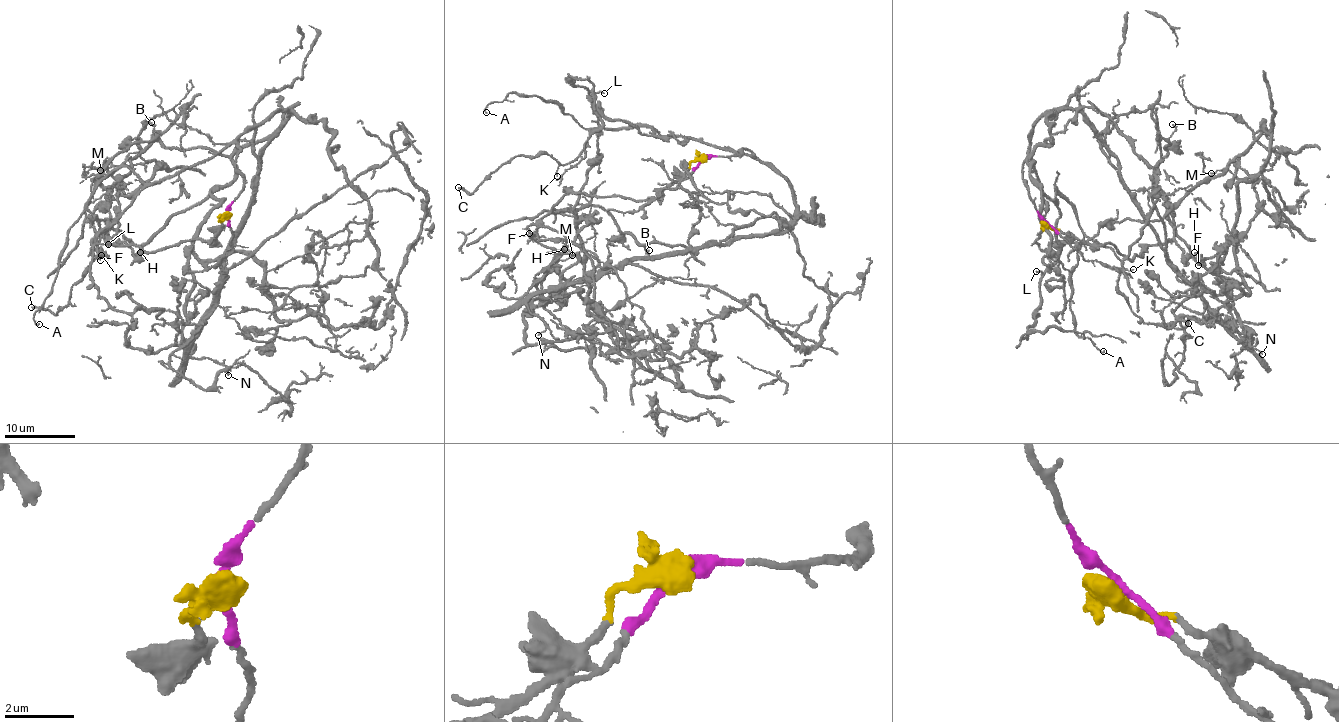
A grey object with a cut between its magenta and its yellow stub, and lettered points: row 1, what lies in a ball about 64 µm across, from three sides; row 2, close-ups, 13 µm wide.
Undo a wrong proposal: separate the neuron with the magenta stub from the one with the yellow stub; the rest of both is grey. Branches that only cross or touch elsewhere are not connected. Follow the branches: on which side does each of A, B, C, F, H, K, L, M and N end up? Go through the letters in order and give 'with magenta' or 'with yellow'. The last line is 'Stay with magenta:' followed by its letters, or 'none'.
A: with magenta
B: with yellow
C: with magenta
F: with yellow
H: with yellow
K: with magenta
L: with magenta
M: with yellow
N: with magenta
Stay with magenta: A, C, K, L, N

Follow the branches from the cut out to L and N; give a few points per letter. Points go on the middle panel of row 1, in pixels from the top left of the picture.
L: (701, 160), (741, 155), (743, 148), (753, 153), (645, 135), (593, 106), (589, 94), (604, 92)
N: (701, 160), (753, 153), (788, 182), (795, 219), (545, 289), (527, 304), (545, 327), (538, 335)

